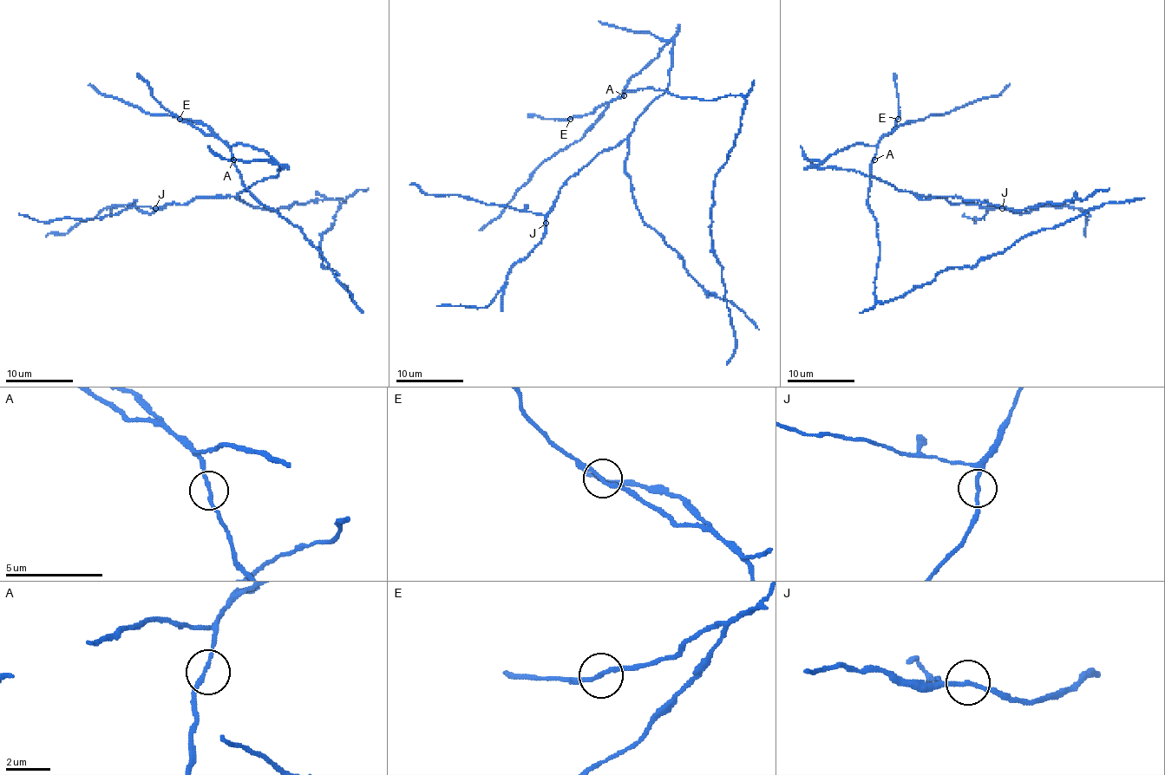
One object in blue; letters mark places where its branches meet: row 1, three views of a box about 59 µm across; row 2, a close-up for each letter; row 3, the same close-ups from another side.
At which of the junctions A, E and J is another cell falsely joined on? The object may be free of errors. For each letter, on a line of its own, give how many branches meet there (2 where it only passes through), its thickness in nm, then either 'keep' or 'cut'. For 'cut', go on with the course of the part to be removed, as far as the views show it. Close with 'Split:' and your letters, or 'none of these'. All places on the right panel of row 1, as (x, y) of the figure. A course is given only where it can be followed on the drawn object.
A: branches 2; calibre 170 nm; keep
E: branches 2; calibre 180 nm; keep
J: branches 2; calibre 180 nm; keep
Split: none of these

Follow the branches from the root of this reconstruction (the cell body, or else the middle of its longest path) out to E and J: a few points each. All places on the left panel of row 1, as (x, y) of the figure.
E: (233, 158), (232, 151), (219, 139), (206, 135), (179, 119)
J: (233, 158), (230, 146), (248, 144), (282, 167), (235, 196), (196, 196), (186, 205), (155, 208)

